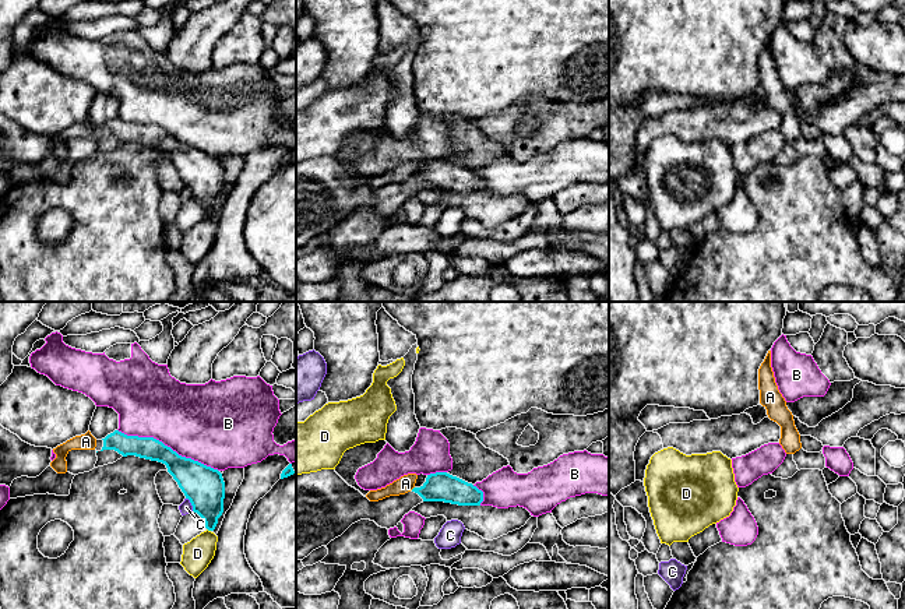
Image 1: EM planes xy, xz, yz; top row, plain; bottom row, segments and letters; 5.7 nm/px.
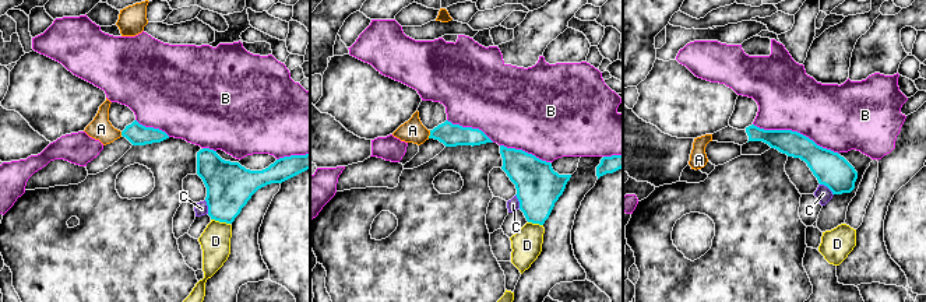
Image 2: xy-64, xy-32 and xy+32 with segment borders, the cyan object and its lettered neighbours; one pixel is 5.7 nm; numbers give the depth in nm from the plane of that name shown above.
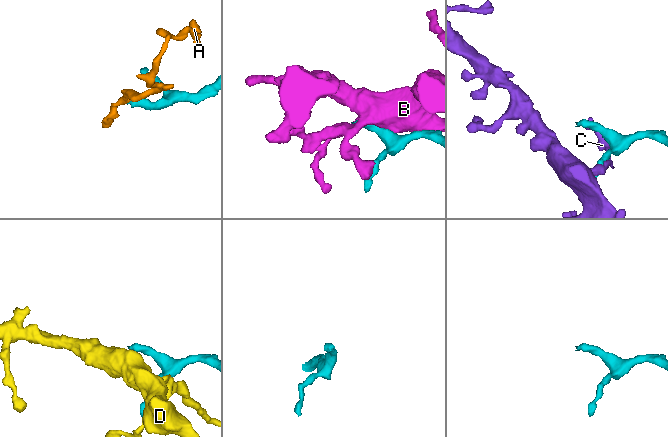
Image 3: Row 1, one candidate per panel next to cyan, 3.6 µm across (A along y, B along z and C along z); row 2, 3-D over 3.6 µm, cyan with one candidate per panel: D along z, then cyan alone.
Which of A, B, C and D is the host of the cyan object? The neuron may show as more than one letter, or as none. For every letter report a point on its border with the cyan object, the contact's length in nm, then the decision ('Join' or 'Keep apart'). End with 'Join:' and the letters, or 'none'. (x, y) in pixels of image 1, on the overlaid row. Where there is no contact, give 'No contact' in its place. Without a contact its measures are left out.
A: No contact. Keep apart
B: Touches cyan at xy (166, 446). Shared border 650 nm. Keep apart
C: Touches cyan at xy (192, 504). Shared border 90 nm. Keep apart
D: Touches cyan at xy (208, 530). Shared border 30 nm. Keep apart
Join: none

